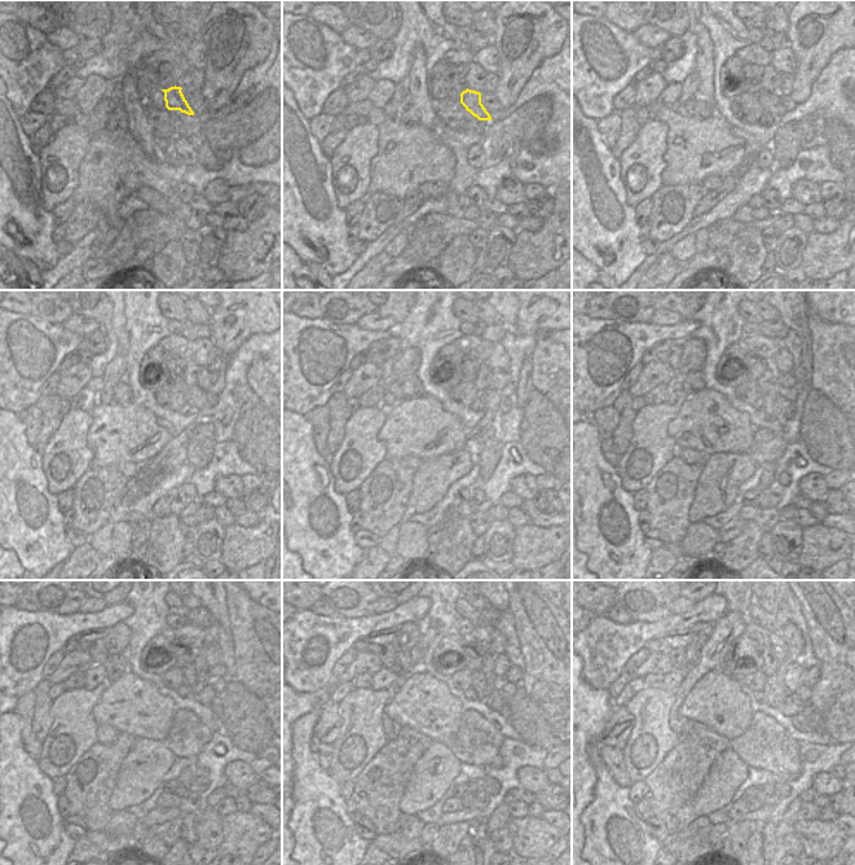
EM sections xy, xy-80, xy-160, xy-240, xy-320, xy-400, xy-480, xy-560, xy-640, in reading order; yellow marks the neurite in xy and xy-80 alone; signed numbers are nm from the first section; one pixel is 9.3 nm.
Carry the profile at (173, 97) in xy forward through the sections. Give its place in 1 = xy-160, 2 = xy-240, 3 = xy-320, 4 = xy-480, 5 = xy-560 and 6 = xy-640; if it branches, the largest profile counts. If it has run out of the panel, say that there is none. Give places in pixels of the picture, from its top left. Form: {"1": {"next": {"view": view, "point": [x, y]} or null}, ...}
{"1": {"next": {"view": "xy-160", "point": [770, 101]}}, "2": {"next": {"view": "xy-240", "point": [194, 395]}}, "3": {"next": {"view": "xy-320", "point": [490, 399]}}, "4": {"next": {"view": "xy-480", "point": [206, 696]}}, "5": {"next": {"view": "xy-560", "point": [497, 698]}}, "6": {"next": {"view": "xy-640", "point": [793, 705]}}}

